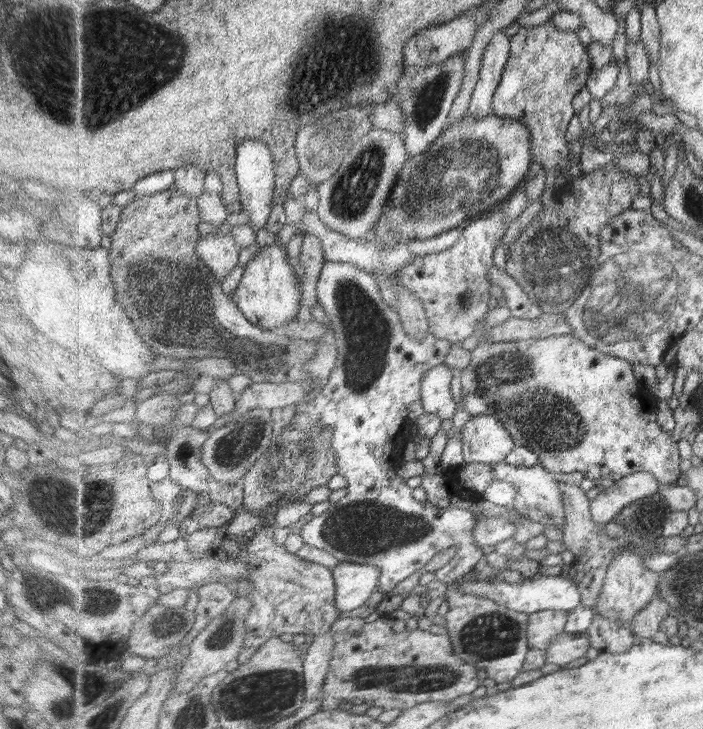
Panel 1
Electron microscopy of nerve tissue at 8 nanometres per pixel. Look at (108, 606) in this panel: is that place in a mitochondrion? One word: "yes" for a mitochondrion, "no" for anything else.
yes

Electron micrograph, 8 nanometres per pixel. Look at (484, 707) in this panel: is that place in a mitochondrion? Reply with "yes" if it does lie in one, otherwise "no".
no

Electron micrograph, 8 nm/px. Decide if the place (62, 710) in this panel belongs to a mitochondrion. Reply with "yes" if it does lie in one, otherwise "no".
no

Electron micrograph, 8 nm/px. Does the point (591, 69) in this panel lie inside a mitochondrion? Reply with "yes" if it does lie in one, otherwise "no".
no

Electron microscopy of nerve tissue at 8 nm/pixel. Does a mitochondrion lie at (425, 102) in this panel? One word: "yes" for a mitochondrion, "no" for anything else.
yes

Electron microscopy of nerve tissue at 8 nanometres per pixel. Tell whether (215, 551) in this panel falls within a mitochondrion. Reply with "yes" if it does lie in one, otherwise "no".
no

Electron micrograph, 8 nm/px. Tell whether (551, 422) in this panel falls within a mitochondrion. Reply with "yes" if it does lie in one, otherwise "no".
yes

